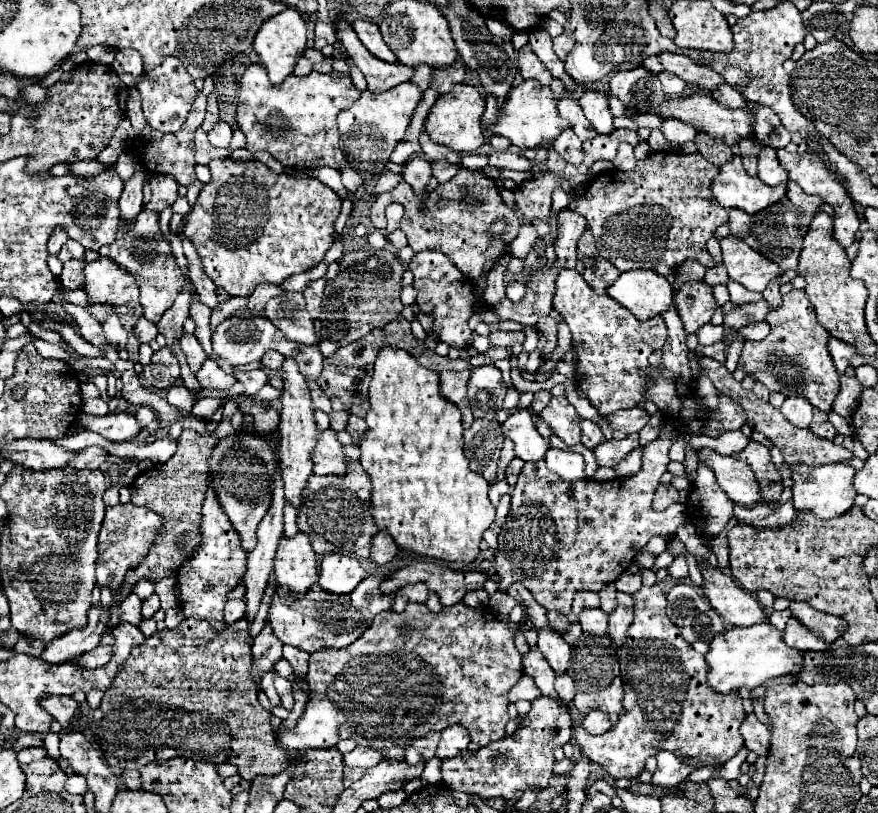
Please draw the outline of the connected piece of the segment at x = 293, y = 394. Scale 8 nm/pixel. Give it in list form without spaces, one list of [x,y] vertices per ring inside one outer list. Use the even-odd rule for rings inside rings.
[[[286,358],[282,364],[282,380],[284,380],[284,390],[282,390],[282,410],[280,410],[280,426],[278,432],[282,434],[282,444],[280,444],[280,468],[282,468],[282,480],[284,480],[284,492],[286,500],[292,502],[294,506],[300,506],[300,496],[302,488],[306,486],[308,476],[312,474],[312,462],[310,462],[310,450],[314,448],[318,430],[314,426],[314,410],[310,408],[310,388],[306,380],[302,380],[302,374],[298,374],[298,364],[294,358]]]

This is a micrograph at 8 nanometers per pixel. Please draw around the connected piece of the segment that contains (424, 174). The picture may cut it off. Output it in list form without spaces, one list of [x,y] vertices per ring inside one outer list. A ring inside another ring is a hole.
[[[414,158],[410,160],[408,164],[404,164],[404,172],[402,172],[404,180],[412,186],[412,190],[416,192],[418,198],[426,200],[428,198],[428,192],[426,192],[426,184],[432,176],[432,170],[430,170],[430,162],[422,160],[422,158]]]

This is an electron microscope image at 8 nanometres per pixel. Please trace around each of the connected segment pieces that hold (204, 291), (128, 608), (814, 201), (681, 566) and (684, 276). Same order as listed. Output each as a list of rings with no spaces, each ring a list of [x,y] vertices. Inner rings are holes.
[[[186,237],[182,240],[183,251],[189,263],[189,278],[191,279],[200,300],[210,309],[218,305],[218,296],[216,295],[216,285],[202,270],[201,260],[196,252],[192,242]]]
[[[134,592],[128,594],[120,604],[120,622],[130,622],[130,624],[138,626],[142,622],[140,608],[142,608],[142,600]]]
[[[788,182],[786,198],[778,206],[772,206],[770,210],[766,210],[762,214],[752,214],[750,216],[742,210],[730,210],[730,220],[728,220],[730,234],[736,236],[736,238],[742,238],[750,248],[758,250],[766,258],[780,264],[780,268],[784,272],[786,270],[796,270],[798,254],[802,250],[802,238],[808,230],[810,218],[814,218],[814,214],[818,212],[820,206],[822,206],[820,198],[804,194],[804,190],[798,188],[798,184]],[[774,210],[784,210],[784,212],[774,212]]]
[[[684,556],[674,558],[674,562],[668,566],[668,576],[670,576],[672,580],[682,580],[682,578],[688,576],[688,566],[686,566]]]
[[[686,260],[686,264],[682,264],[682,268],[676,276],[674,288],[678,288],[682,282],[688,282],[688,280],[702,280],[704,274],[706,274],[704,266],[700,266],[696,260]]]

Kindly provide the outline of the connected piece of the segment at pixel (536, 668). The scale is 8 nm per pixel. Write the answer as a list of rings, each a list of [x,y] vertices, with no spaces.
[[[532,648],[528,654],[522,656],[522,666],[524,672],[536,680],[538,688],[542,690],[542,696],[550,696],[558,700],[558,694],[554,690],[554,678],[556,678],[554,670],[550,670],[550,664],[546,662],[546,658],[538,648]]]

